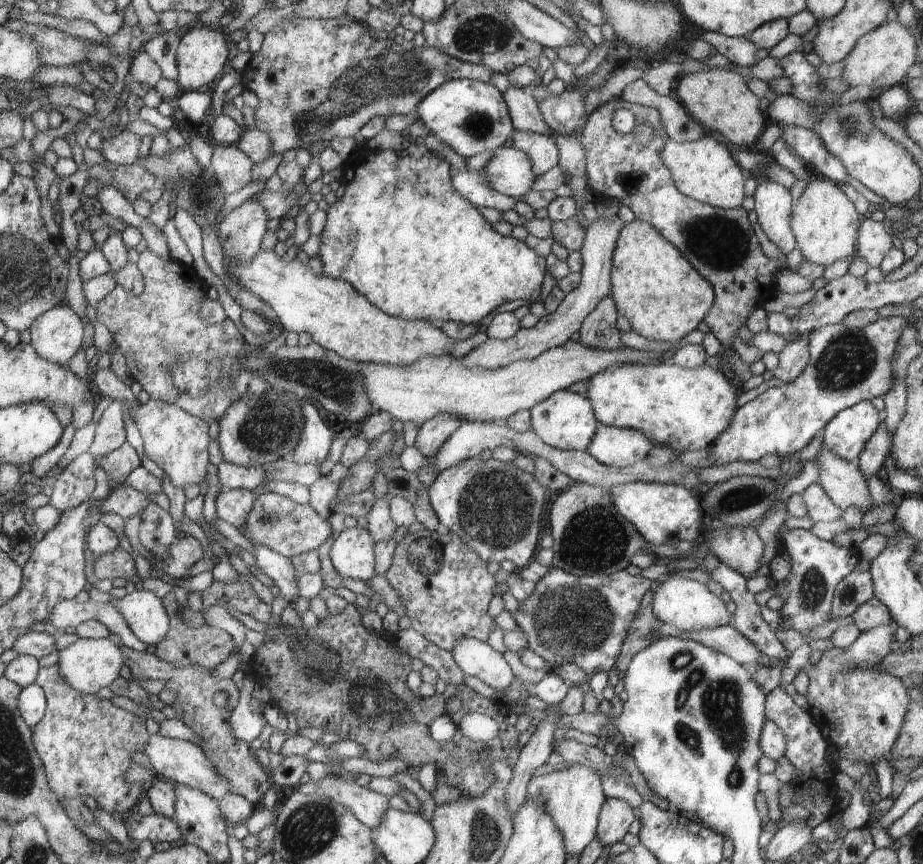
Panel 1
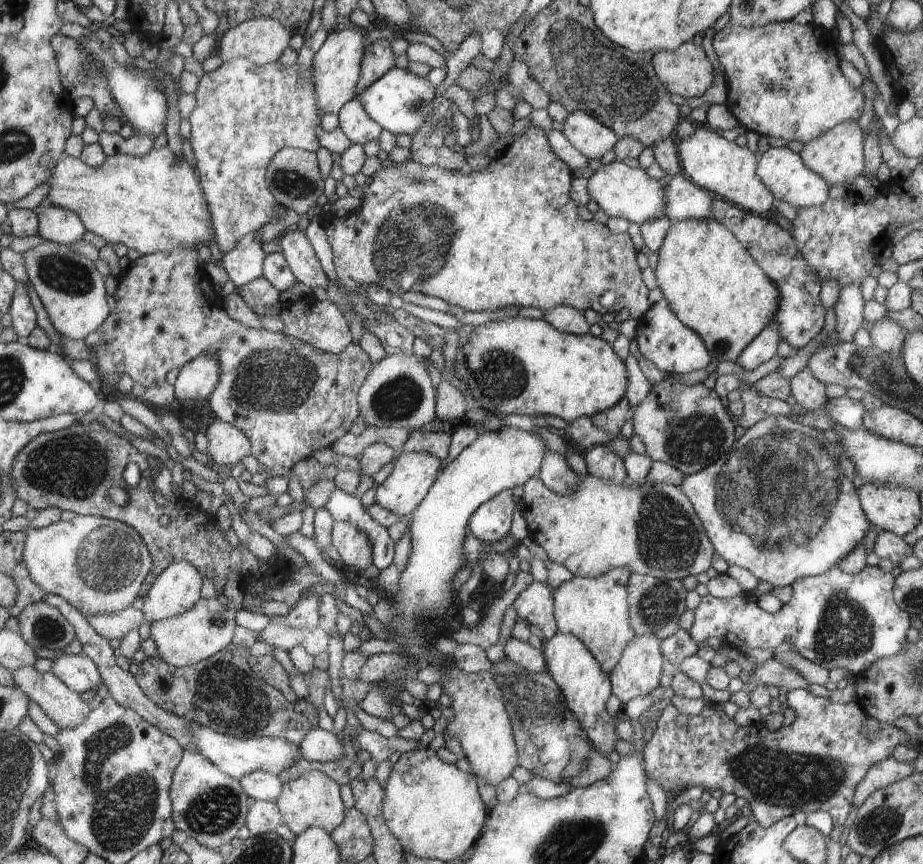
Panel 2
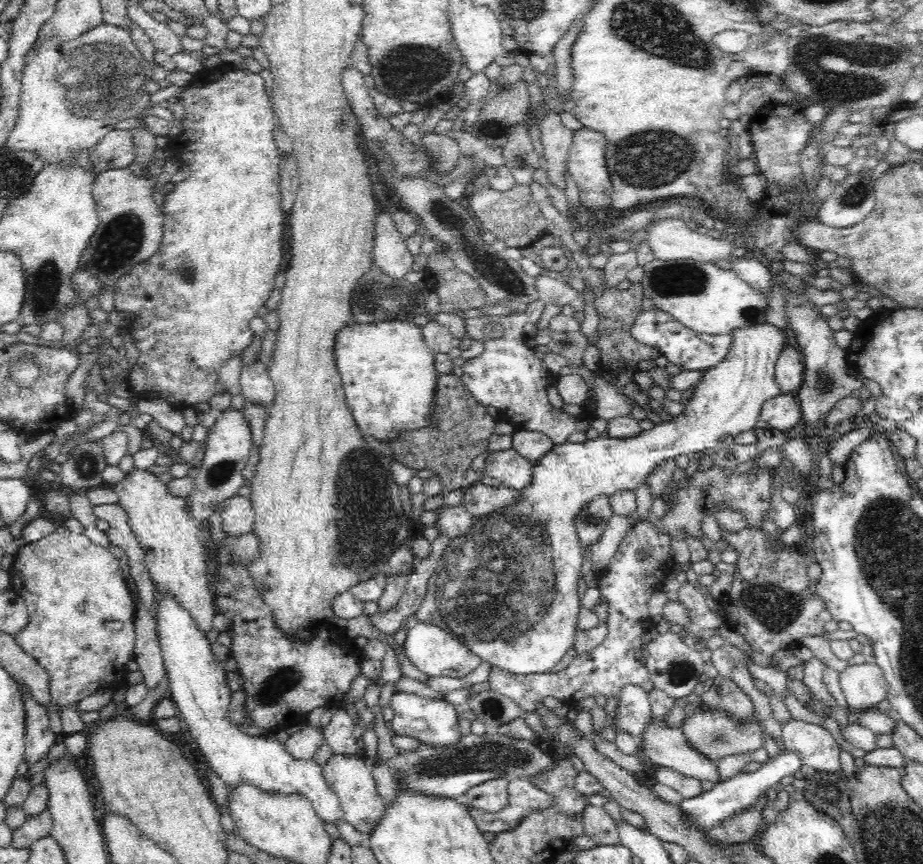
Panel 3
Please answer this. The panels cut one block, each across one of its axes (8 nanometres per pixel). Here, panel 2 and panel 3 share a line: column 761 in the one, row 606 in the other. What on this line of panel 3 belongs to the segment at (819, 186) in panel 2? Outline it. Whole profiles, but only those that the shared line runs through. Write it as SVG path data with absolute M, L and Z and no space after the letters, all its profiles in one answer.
M164 596L156 604L154 614L156 614L158 646L160 647L165 673L168 674L170 681L170 692L172 694L170 694L169 699L175 703L178 710L176 717L182 722L183 729L189 733L188 739L196 743L197 751L206 757L209 766L217 773L217 776L224 780L227 788L234 790L238 786L249 785L257 787L257 790L261 790L263 794L282 794L283 796L298 794L307 798L324 823L338 826L338 824L346 822L345 812L341 808L338 795L329 787L329 784L323 778L322 767L313 759L292 759L286 753L284 744L278 742L272 734L258 737L248 736L248 734L238 730L237 724L229 722L227 713L231 710L230 703L233 693L228 687L227 671L224 667L220 668L220 664L214 660L210 643L201 634L201 630L197 630L194 620L191 619L191 614L183 610L173 598L167 598L167 596Z

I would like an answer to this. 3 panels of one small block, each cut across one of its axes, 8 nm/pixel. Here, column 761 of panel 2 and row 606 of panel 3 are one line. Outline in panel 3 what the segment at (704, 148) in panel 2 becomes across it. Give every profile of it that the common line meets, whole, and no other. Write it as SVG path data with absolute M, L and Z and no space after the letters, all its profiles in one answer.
M133 468L117 484L106 484L119 496L119 505L127 514L127 522L144 552L144 564L158 594L172 594L173 600L191 614L197 630L210 632L214 610L214 593L210 588L210 563L193 518L189 516L187 500L172 496L168 484L146 469Z

